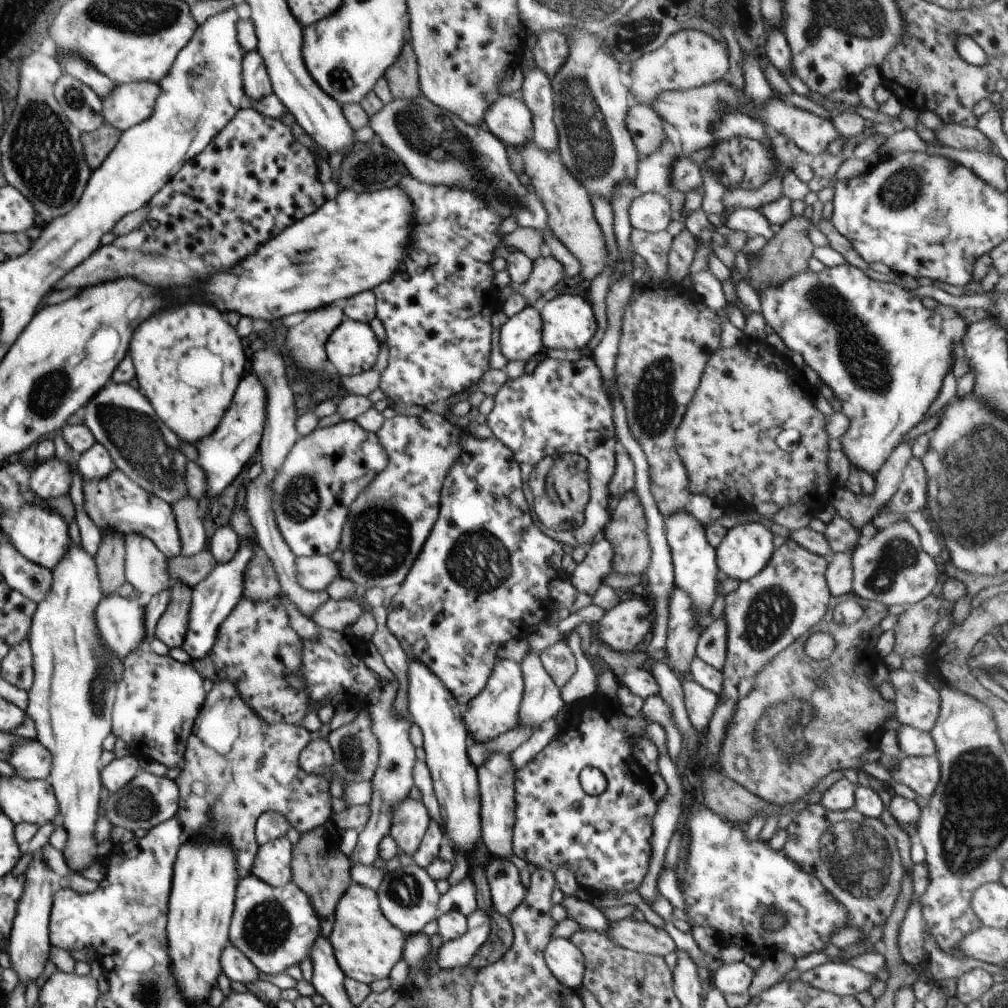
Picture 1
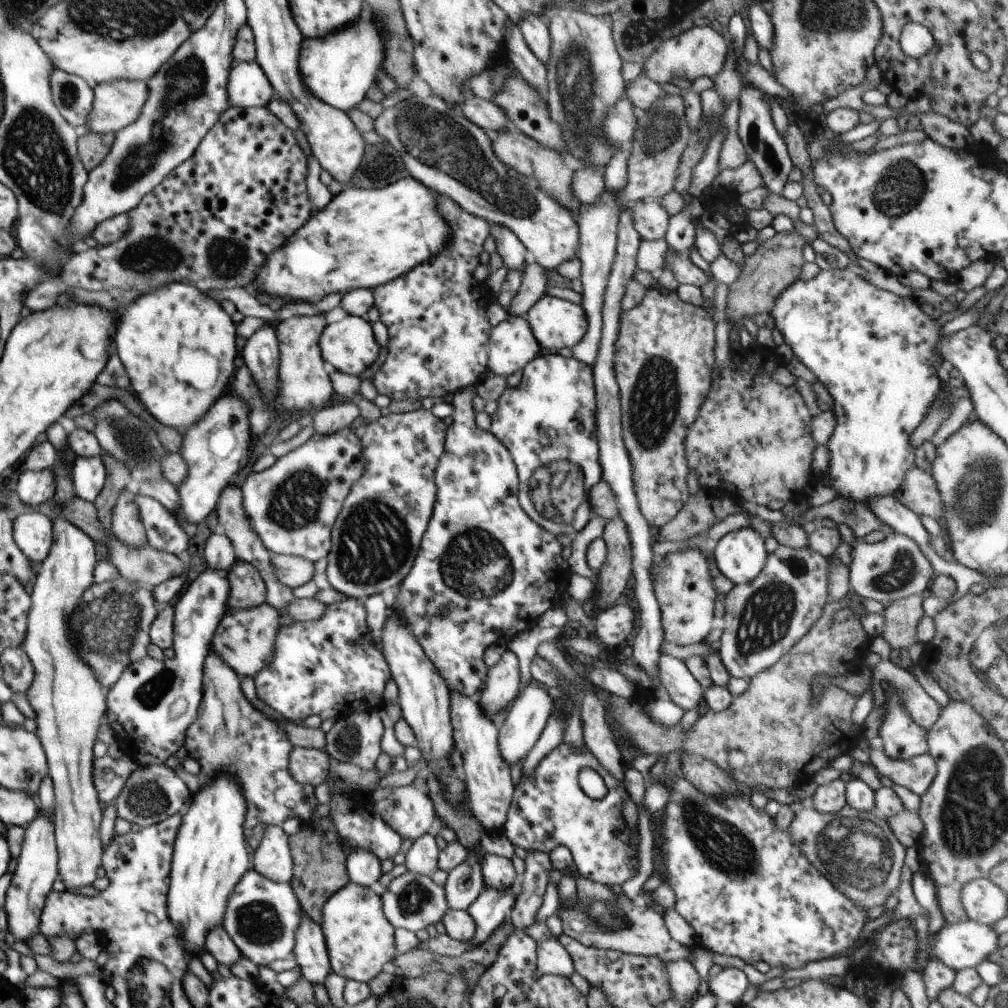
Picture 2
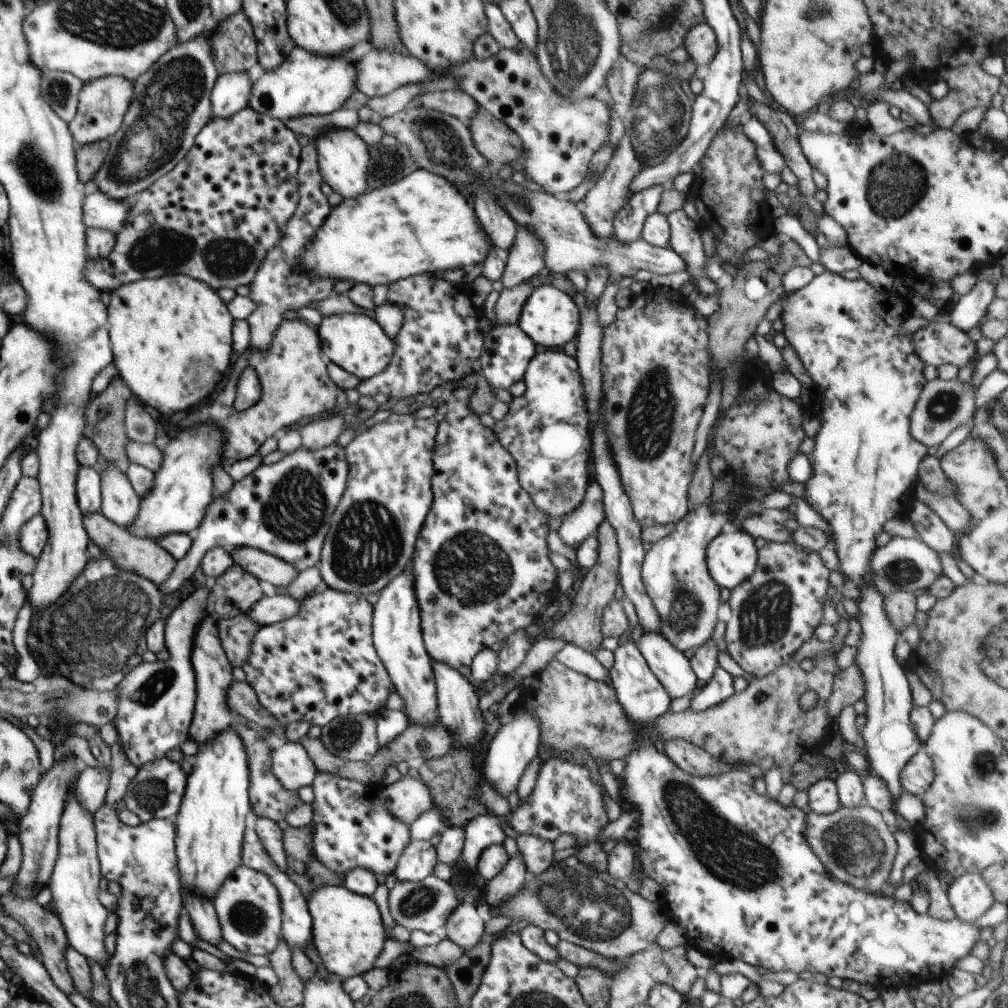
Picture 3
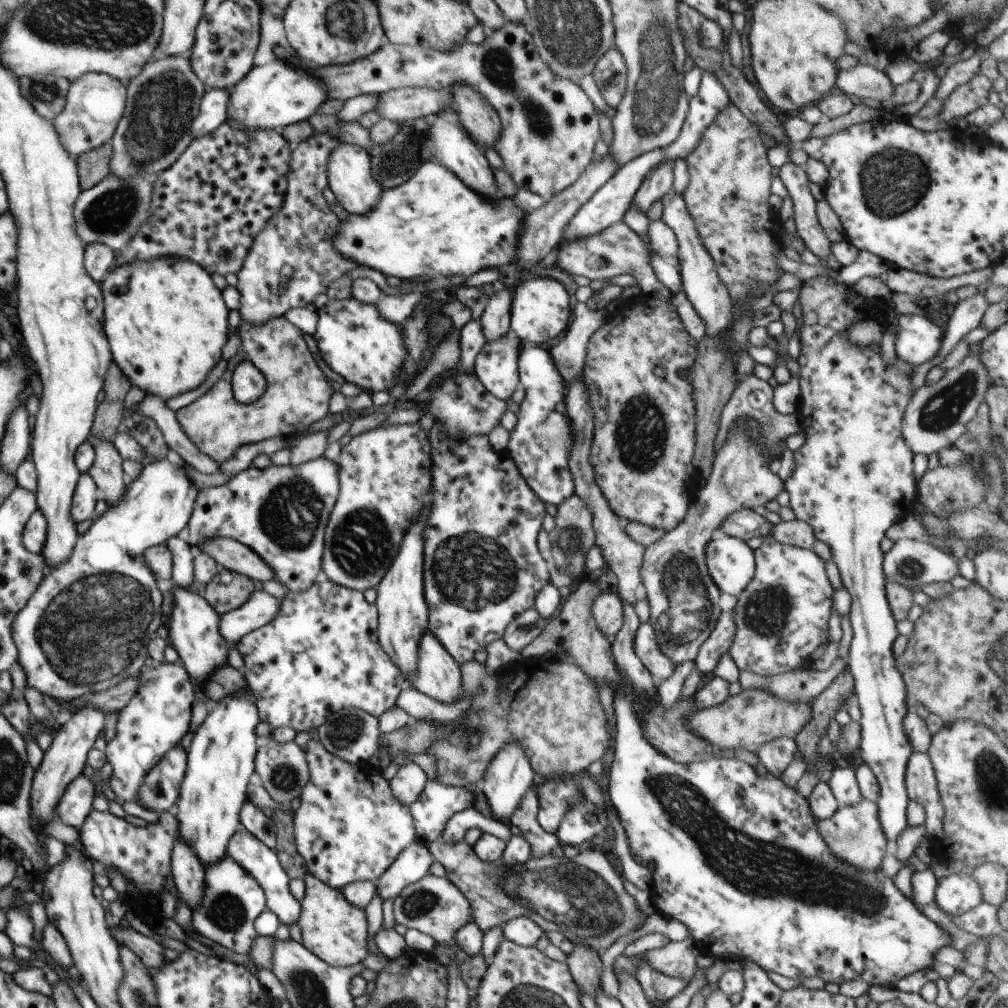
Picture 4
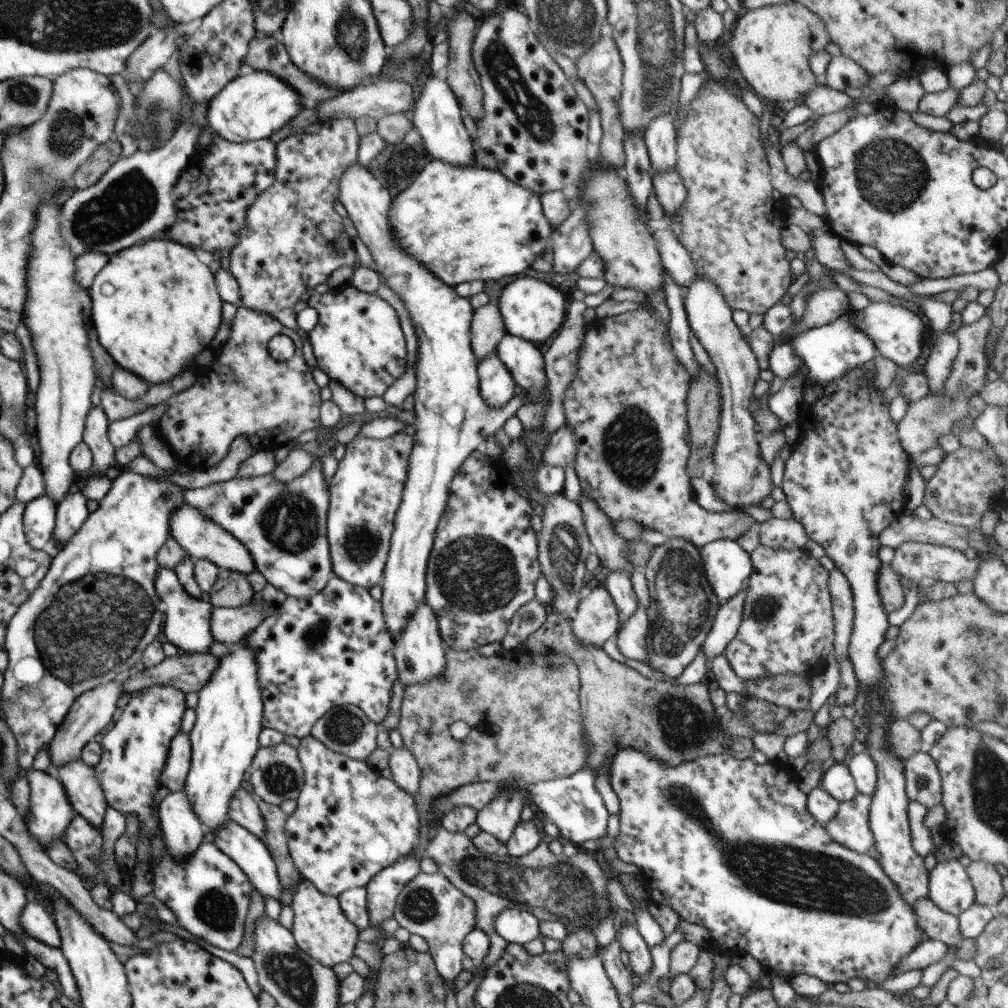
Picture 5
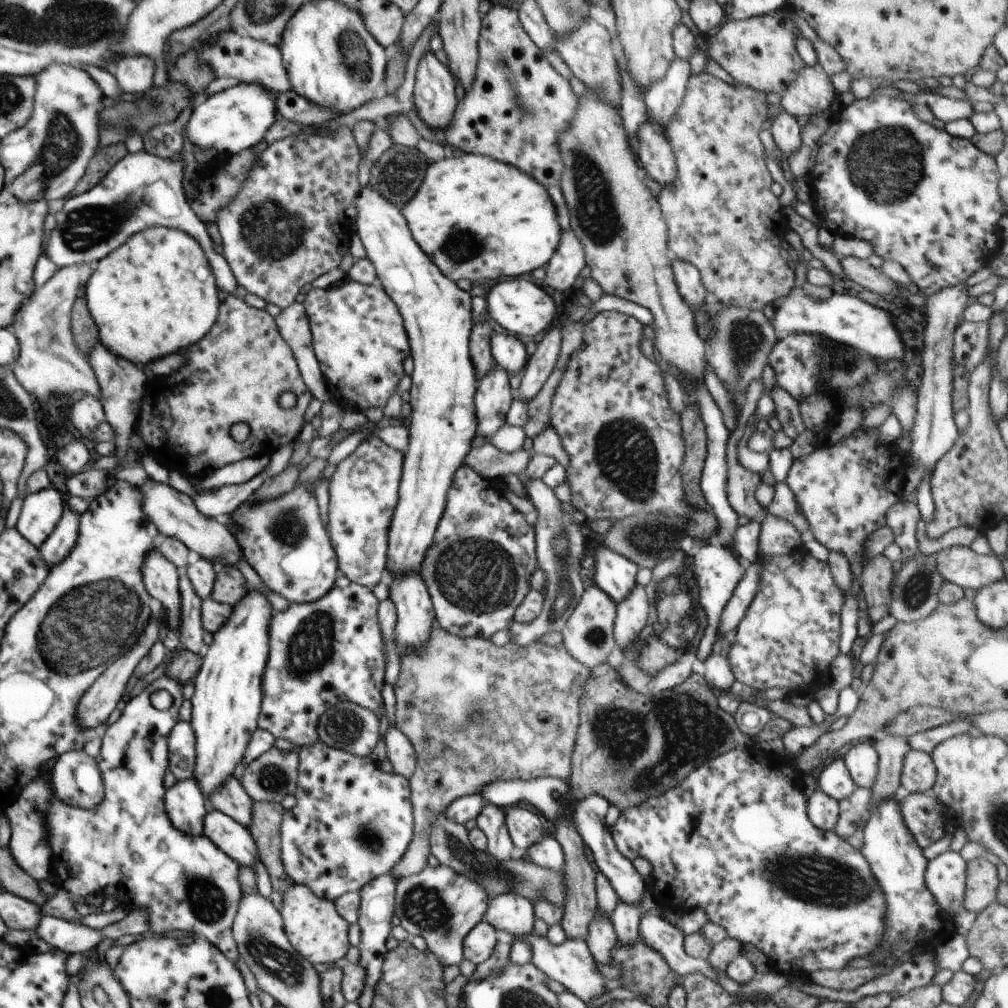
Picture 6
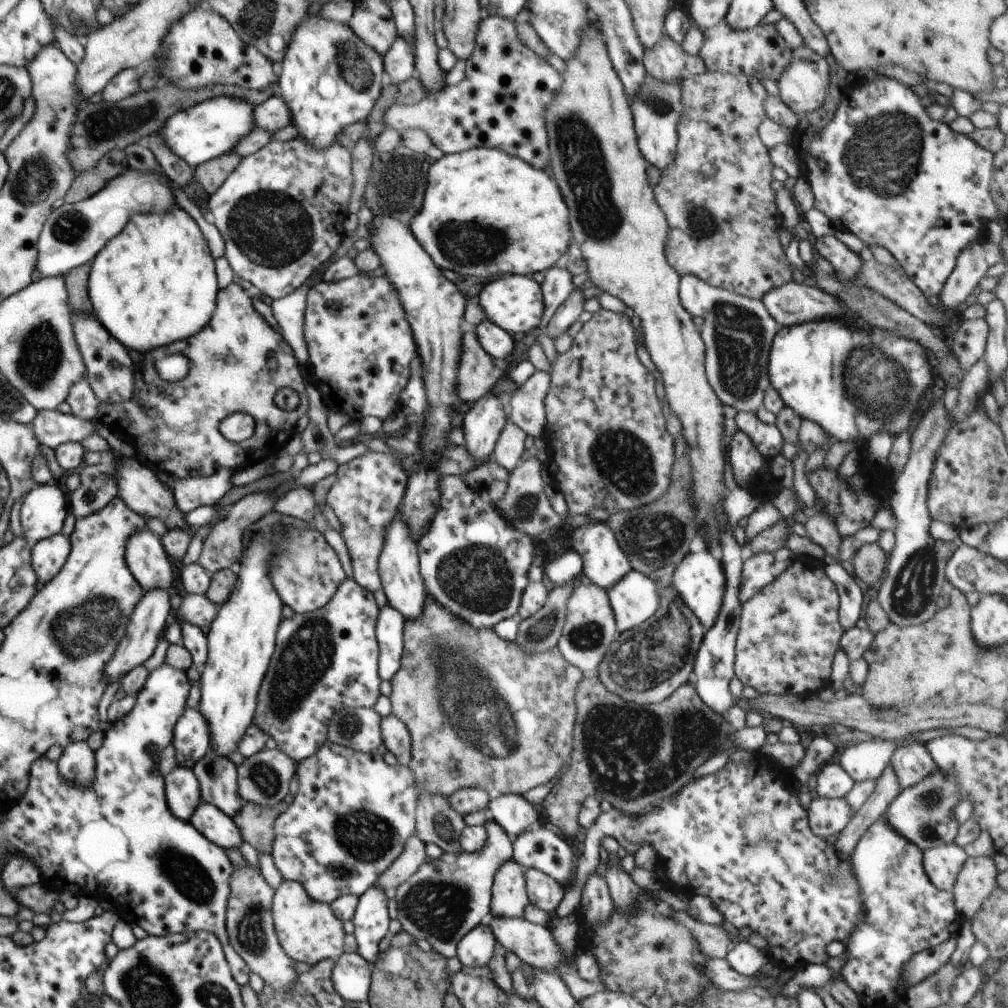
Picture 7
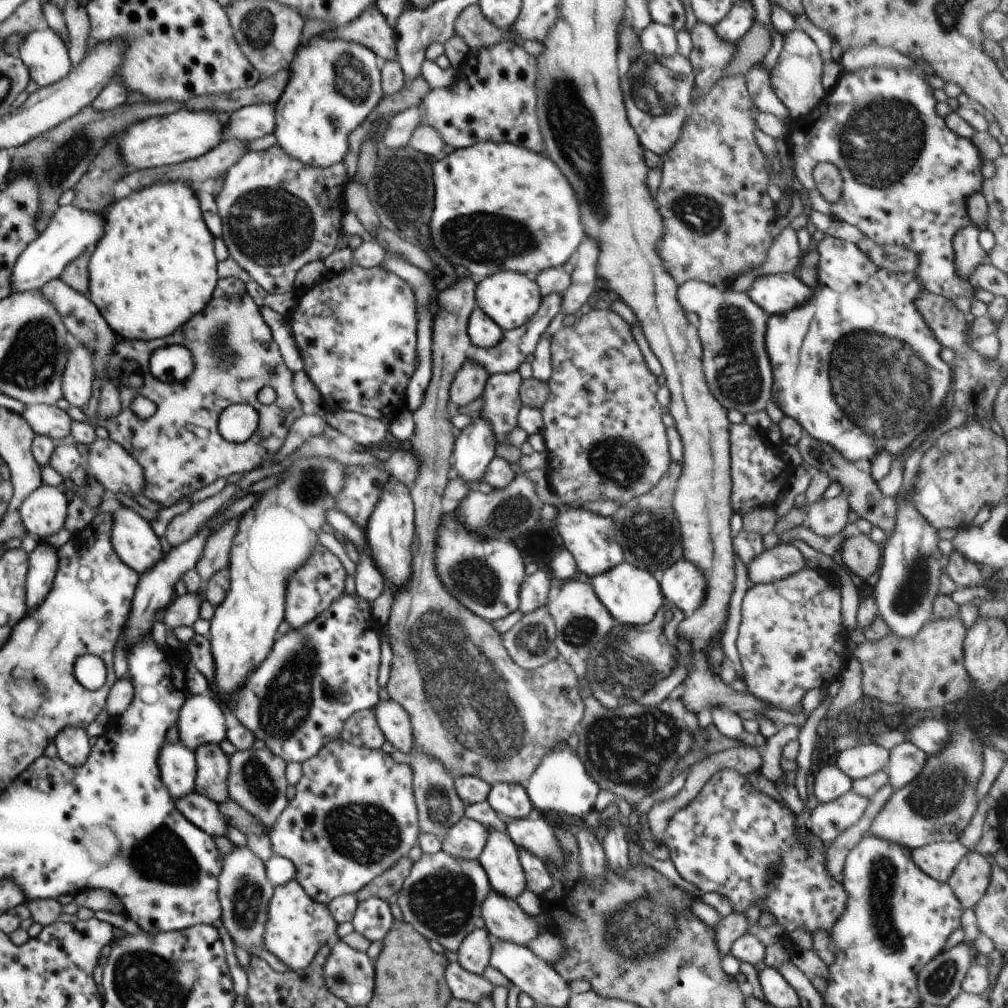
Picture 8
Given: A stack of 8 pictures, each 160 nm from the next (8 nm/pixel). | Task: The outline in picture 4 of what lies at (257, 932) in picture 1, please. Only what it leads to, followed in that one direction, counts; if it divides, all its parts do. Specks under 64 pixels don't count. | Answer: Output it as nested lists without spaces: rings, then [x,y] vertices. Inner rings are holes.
[[[226,856],[216,864],[205,866],[204,896],[201,905],[192,909],[192,922],[200,935],[238,954],[248,954],[259,936],[255,920],[266,909],[266,895],[261,884],[233,858]]]

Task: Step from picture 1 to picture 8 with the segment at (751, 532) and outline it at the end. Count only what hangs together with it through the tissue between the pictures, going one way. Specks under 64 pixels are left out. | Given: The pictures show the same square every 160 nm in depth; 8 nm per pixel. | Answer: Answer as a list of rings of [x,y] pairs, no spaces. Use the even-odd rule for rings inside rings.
[[[682,558],[663,570],[659,583],[666,601],[674,602],[686,617],[704,602],[707,591],[704,573],[689,560]]]

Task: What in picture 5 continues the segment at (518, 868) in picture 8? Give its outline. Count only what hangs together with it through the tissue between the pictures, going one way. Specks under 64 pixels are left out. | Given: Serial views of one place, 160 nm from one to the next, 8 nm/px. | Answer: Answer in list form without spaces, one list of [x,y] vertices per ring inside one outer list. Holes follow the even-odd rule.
[[[508,908],[495,920],[496,932],[510,944],[524,946],[540,936],[538,918],[520,908]]]

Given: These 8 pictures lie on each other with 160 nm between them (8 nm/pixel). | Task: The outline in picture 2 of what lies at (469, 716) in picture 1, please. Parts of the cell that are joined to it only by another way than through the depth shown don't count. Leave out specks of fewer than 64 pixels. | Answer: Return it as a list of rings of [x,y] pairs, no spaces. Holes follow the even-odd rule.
[[[507,650],[493,667],[488,668],[485,683],[476,697],[484,714],[493,717],[506,711],[521,690],[519,660],[513,651]]]

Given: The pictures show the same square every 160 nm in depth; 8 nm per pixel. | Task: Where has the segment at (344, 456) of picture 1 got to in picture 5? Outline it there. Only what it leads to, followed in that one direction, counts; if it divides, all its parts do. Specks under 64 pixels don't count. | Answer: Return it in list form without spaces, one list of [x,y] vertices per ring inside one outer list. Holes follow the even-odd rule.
[[[319,457],[302,476],[287,483],[280,482],[272,473],[268,473],[255,477],[236,477],[199,489],[184,489],[183,495],[186,503],[245,544],[260,574],[288,597],[308,599],[319,593],[334,575],[327,539],[329,484],[324,479]]]

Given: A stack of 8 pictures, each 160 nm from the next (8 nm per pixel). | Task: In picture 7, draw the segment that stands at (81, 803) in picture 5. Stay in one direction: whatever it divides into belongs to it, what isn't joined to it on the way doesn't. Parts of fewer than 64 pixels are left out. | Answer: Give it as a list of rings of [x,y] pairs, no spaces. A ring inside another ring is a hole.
[[[86,741],[70,742],[57,764],[60,776],[72,786],[90,786],[94,779],[95,752]]]

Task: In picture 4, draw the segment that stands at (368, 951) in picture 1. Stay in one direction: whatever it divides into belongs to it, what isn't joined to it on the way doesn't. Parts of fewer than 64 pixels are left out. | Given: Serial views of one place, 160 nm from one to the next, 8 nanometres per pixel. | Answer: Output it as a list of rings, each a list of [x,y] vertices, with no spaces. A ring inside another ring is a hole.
[[[308,873],[304,878],[305,895],[298,919],[303,945],[320,960],[333,967],[351,967],[362,961],[368,953],[368,922],[364,909],[351,905],[341,890],[333,889]]]

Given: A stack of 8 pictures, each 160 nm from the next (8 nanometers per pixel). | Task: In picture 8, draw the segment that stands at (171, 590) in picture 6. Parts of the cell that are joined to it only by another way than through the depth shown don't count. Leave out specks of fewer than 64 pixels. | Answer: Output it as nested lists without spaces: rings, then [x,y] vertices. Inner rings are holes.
[[[123,508],[111,515],[111,541],[120,560],[139,576],[147,573],[164,557],[167,549],[165,542],[136,511]]]

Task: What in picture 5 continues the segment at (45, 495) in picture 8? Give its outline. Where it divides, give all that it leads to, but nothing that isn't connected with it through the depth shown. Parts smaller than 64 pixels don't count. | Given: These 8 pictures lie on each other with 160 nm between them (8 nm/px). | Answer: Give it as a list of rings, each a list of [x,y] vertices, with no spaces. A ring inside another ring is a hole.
[[[47,496],[38,497],[25,506],[23,527],[33,549],[50,550],[53,542],[57,504]]]

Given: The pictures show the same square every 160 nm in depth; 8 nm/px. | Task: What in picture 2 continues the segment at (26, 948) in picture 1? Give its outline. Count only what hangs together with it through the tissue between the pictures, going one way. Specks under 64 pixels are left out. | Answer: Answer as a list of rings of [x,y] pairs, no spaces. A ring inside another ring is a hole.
[[[42,810],[36,818],[25,827],[23,845],[17,858],[17,867],[13,872],[11,884],[5,897],[5,912],[7,914],[8,931],[12,933],[14,941],[21,940],[26,944],[39,932],[40,917],[45,907],[48,895],[59,886],[59,872],[57,867],[58,849],[55,841],[55,824],[50,821]]]

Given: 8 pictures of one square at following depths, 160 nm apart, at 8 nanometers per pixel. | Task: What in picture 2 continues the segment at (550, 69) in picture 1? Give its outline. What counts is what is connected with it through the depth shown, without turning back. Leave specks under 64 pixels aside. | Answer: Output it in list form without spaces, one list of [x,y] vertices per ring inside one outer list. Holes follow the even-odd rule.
[[[528,13],[518,26],[530,50],[546,65],[552,54],[547,21],[538,15]]]

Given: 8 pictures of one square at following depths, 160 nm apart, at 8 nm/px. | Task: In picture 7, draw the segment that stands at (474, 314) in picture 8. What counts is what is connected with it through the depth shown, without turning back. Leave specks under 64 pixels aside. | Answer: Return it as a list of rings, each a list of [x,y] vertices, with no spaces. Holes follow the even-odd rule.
[[[485,318],[476,326],[475,334],[482,349],[490,354],[497,363],[505,362],[508,356],[512,356],[514,337],[493,324],[489,319]]]

